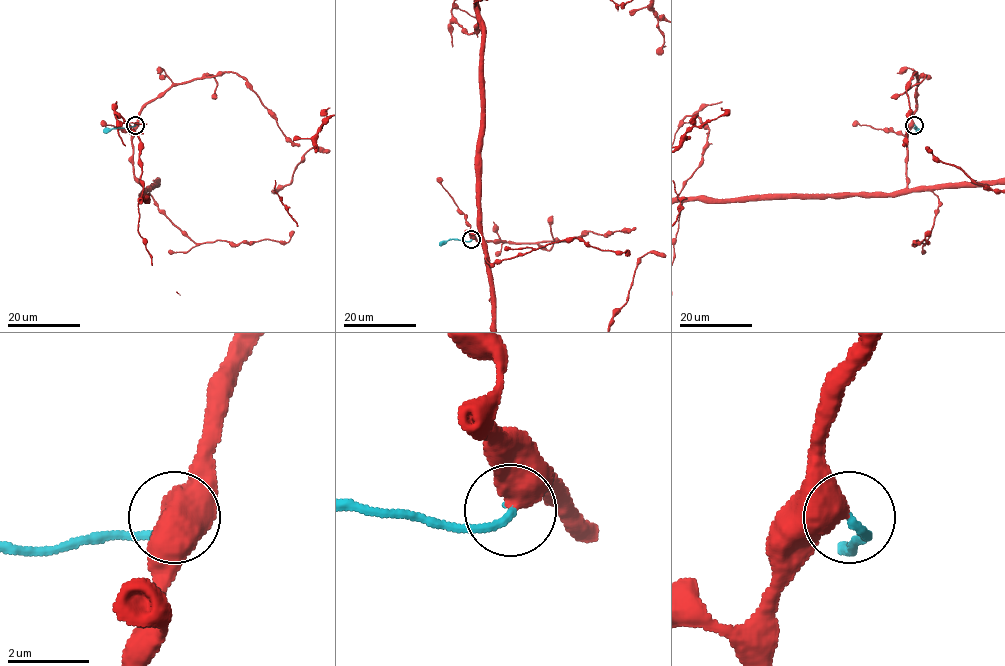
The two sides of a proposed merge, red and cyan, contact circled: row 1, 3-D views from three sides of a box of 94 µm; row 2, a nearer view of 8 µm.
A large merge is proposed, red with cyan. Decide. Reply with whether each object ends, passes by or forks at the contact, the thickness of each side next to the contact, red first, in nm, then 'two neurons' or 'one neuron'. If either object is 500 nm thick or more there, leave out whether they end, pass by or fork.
750 nm thick on the red side, 200 nm on the other; one neuron

